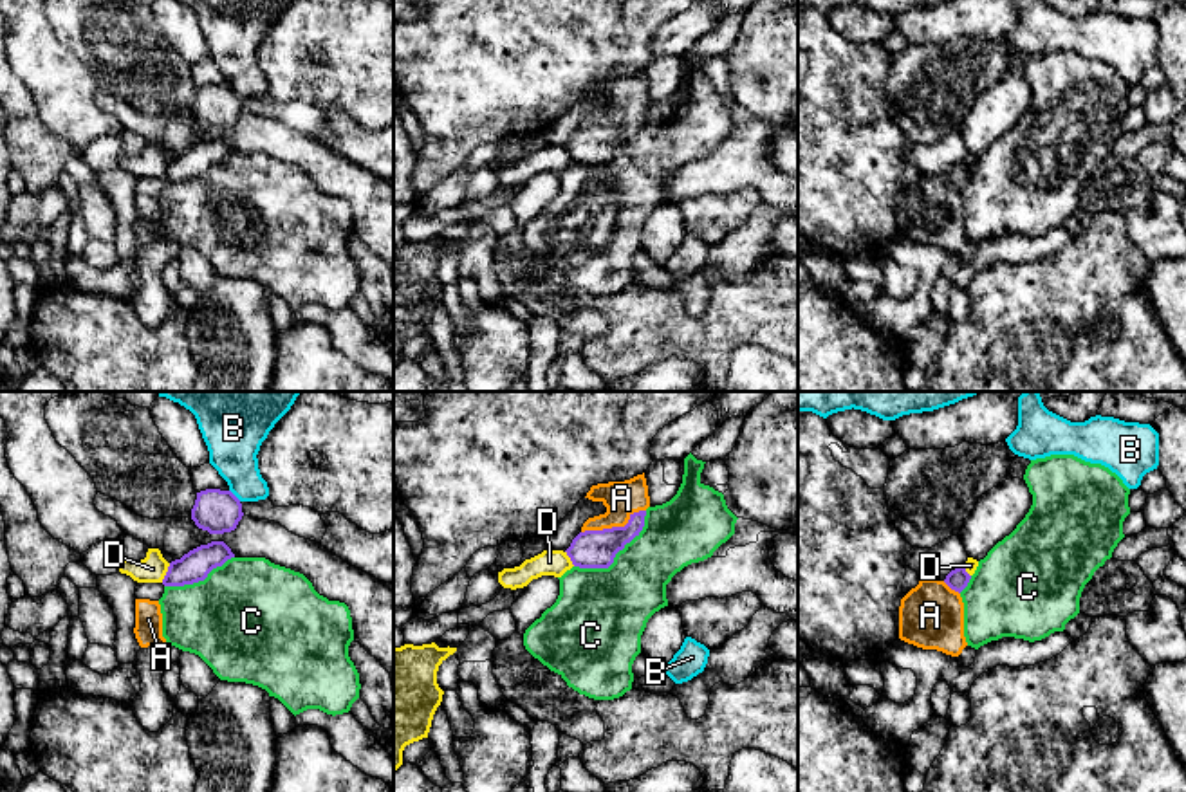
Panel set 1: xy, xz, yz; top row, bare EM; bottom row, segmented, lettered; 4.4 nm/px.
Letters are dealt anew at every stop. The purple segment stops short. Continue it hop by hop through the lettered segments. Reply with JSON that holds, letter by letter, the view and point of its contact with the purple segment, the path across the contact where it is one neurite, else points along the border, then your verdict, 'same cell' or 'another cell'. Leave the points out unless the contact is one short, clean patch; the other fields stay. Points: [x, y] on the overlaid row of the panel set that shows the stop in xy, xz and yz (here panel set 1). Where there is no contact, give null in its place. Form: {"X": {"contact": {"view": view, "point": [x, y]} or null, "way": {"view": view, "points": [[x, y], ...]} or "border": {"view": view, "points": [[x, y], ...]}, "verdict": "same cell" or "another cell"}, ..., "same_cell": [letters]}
{"A": {"contact": {"view": "xz", "point": [614, 527]}, "way": {"view": "xz", "points": [[592, 549], [614, 527], [621, 520], [621, 498]]}, "verdict": "same cell"}, "B": {"contact": {"view": "xy", "point": [233, 495]}, "verdict": "another cell"}, "C": {"contact": {"view": "xz", "point": [614, 556]}, "verdict": "another cell"}, "D": {"contact": {"view": "xy", "point": [166, 572]}, "border": {"view": "xy", "points": [[170, 563], [161, 581]]}, "verdict": "another cell"}, "same_cell": ["A"]}

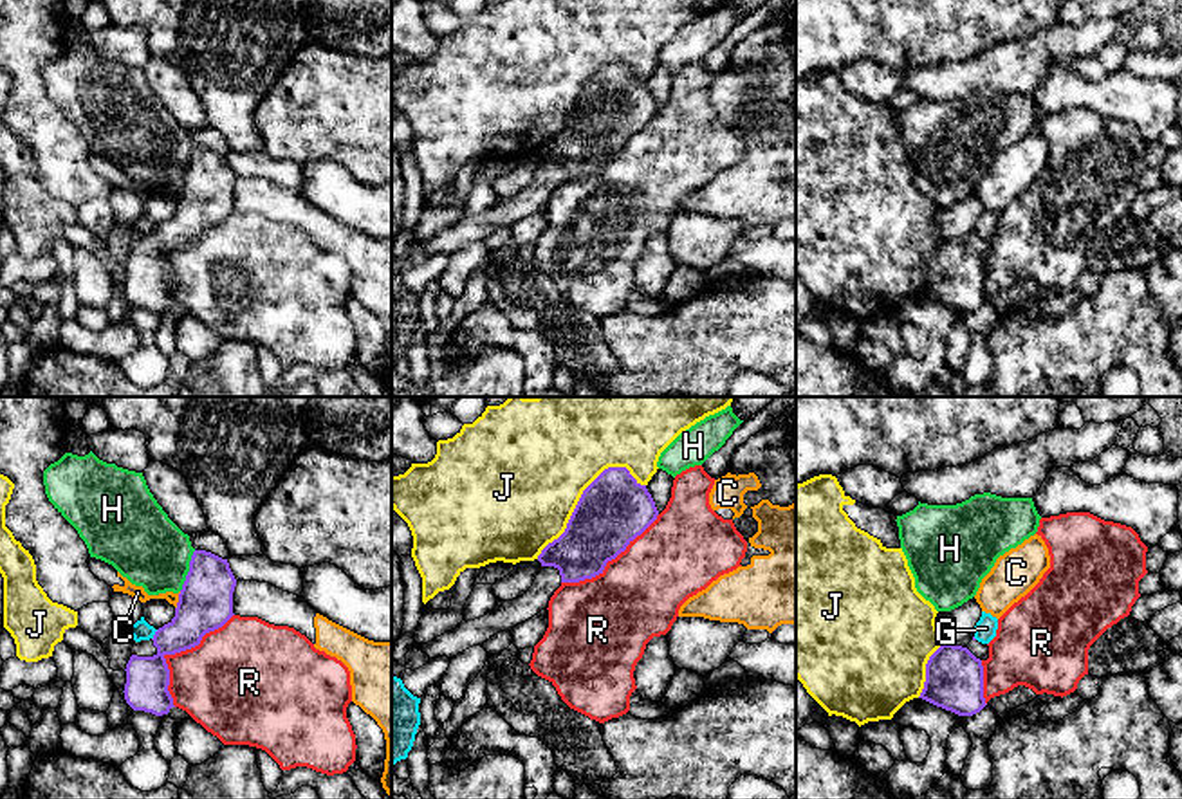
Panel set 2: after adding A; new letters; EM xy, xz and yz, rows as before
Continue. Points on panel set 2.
{"C": {"contact": {"view": "xy", "point": [179, 601]}, "border": {"view": "xy", "points": [[181, 592], [175, 608]]}, "verdict": "another cell"}, "G": {"contact": {"view": "xy", "point": [154, 635]}, "border": {"view": "xy", "points": [[157, 630], [152, 639]]}, "verdict": "another cell"}, "H": {"contact": {"view": "xy", "point": [190, 570]}, "border": {"view": "xy", "points": [[195, 551], [179, 590]]}, "verdict": "another cell"}, "J": {"contact": {"view": "xz", "point": [581, 495]}, "verdict": "another cell"}, "R": {"contact": {"view": "xy", "point": [175, 652]}, "verdict": "another cell"}, "same_cell": []}

